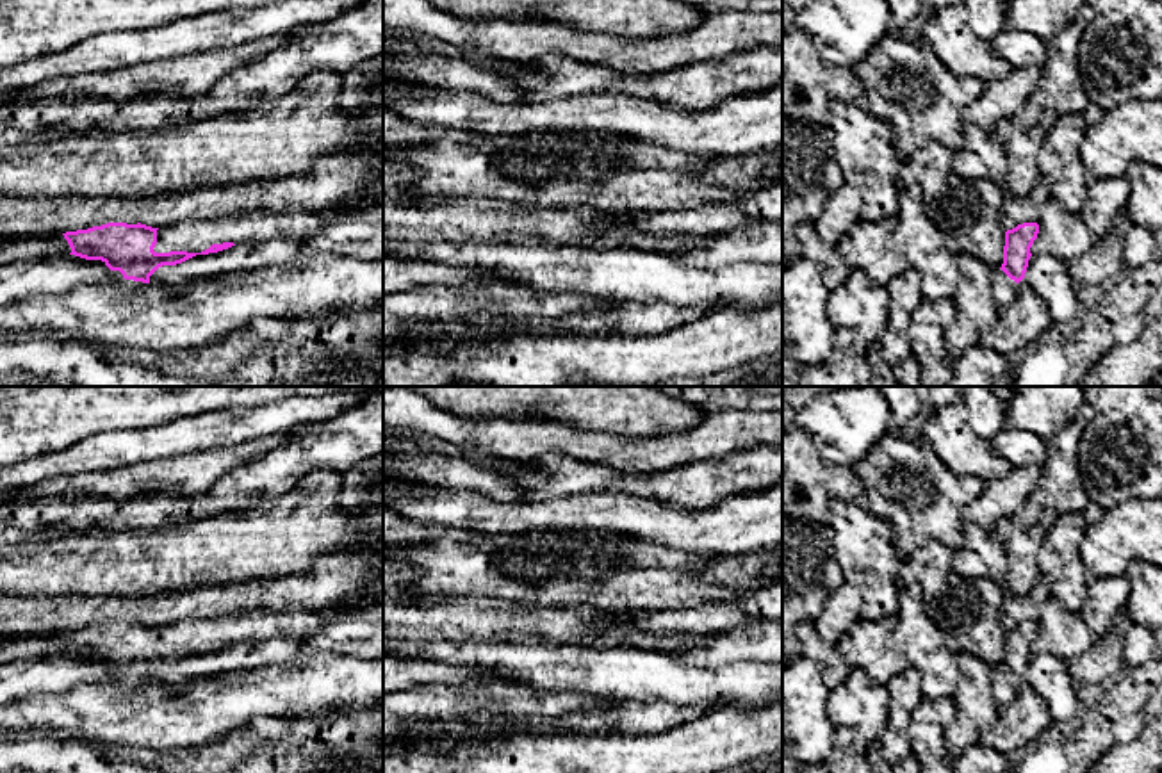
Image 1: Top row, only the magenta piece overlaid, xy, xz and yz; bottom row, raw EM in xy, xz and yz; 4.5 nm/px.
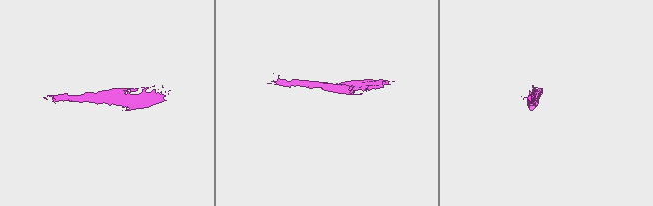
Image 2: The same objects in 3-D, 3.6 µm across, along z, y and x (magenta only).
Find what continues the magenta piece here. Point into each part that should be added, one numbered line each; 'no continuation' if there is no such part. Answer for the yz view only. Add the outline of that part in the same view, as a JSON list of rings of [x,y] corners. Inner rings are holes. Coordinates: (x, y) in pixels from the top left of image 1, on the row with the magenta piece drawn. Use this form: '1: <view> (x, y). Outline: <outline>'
1: yz (1004, 289). Outline: [[[1002,269],[993,274],[993,299],[998,305],[1009,305],[1016,297],[1018,283],[1011,280]]]

